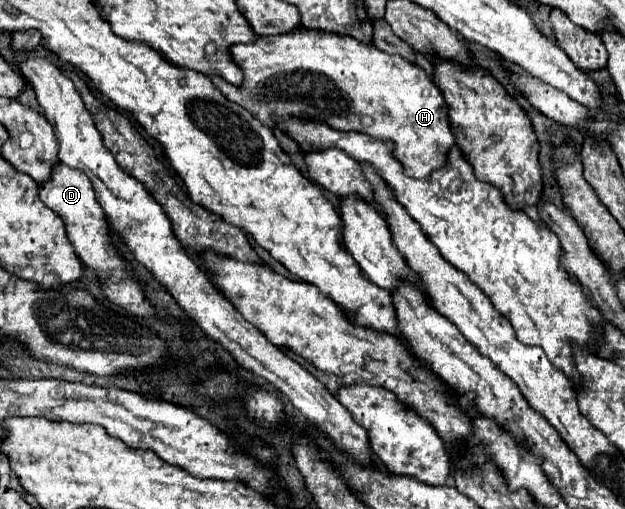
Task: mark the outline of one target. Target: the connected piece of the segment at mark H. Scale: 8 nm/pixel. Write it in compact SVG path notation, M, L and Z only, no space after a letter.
M302 27L290 33L258 37L254 43L236 43L228 51L232 61L240 67L244 81L236 87L226 79L222 81L218 75L212 75L212 83L222 89L230 101L250 111L262 125L270 125L270 129L274 129L278 127L274 117L302 117L308 121L326 123L338 131L358 131L380 141L390 141L394 145L394 157L404 165L404 173L416 179L430 177L436 169L448 163L448 153L456 141L448 123L446 101L428 73L402 55L384 53L374 45L356 41L350 35Z

